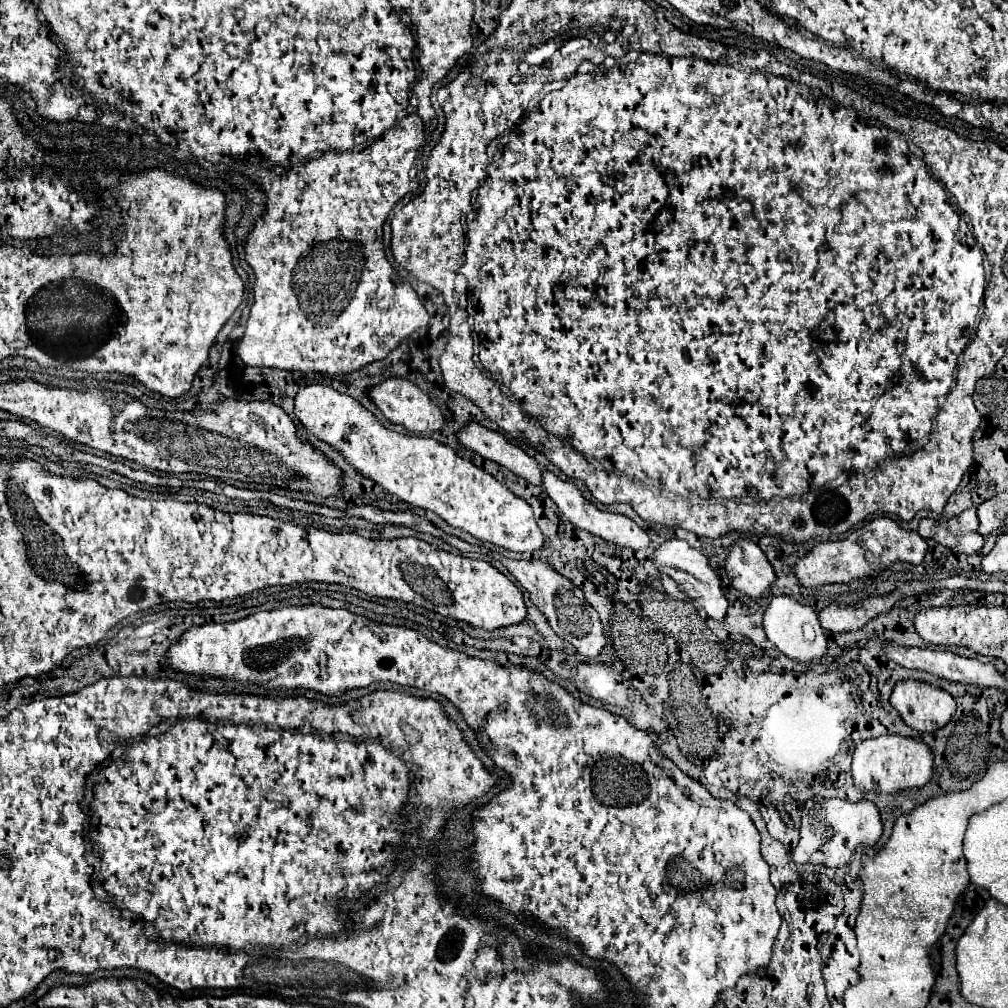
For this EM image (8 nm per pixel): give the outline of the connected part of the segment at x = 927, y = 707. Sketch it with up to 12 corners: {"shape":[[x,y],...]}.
{"shape":[[898,682],[890,704],[908,726],[934,732],[956,712],[948,692]]}

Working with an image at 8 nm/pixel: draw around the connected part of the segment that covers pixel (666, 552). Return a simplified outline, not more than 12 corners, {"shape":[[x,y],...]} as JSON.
{"shape":[[682,540],[656,550],[656,566],[706,614],[724,620],[728,600],[708,558]]}

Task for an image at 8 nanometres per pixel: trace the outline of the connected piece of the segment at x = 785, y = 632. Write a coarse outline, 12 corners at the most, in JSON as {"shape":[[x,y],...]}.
{"shape":[[788,596],[764,612],[768,640],[788,658],[826,654],[818,614]]}

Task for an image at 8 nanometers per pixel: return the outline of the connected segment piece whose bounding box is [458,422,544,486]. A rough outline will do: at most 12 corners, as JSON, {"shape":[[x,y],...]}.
{"shape":[[470,422],[468,450],[542,486],[544,468],[502,434]]}

